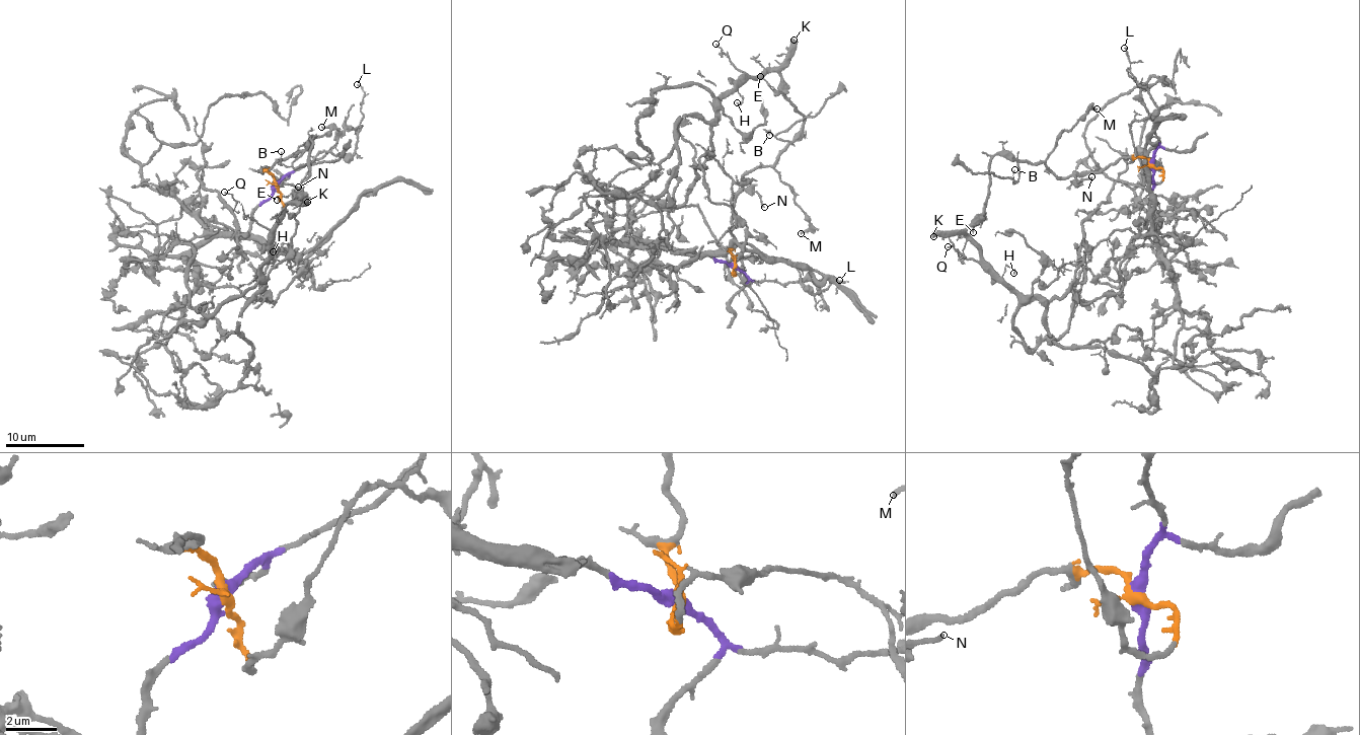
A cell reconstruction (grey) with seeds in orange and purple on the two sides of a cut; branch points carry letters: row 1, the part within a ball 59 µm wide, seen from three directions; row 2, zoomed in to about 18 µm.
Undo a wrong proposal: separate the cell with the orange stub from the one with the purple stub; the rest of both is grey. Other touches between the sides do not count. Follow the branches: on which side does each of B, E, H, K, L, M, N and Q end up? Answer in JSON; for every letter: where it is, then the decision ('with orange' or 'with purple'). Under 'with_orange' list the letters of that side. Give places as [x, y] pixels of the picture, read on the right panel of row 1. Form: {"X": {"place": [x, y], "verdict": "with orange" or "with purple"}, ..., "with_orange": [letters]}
{"B": {"place": [1014, 169], "verdict": "with orange"}, "E": {"place": [973, 232], "verdict": "with orange"}, "H": {"place": [1013, 273], "verdict": "with orange"}, "K": {"place": [933, 236], "verdict": "with orange"}, "L": {"place": [1124, 48], "verdict": "with orange"}, "M": {"place": [1097, 108], "verdict": "with orange"}, "N": {"place": [1091, 176], "verdict": "with orange"}, "Q": {"place": [948, 246], "verdict": "with orange"}, "with_orange": ["B", "E", "H", "K", "L", "M", "N", "Q"]}

